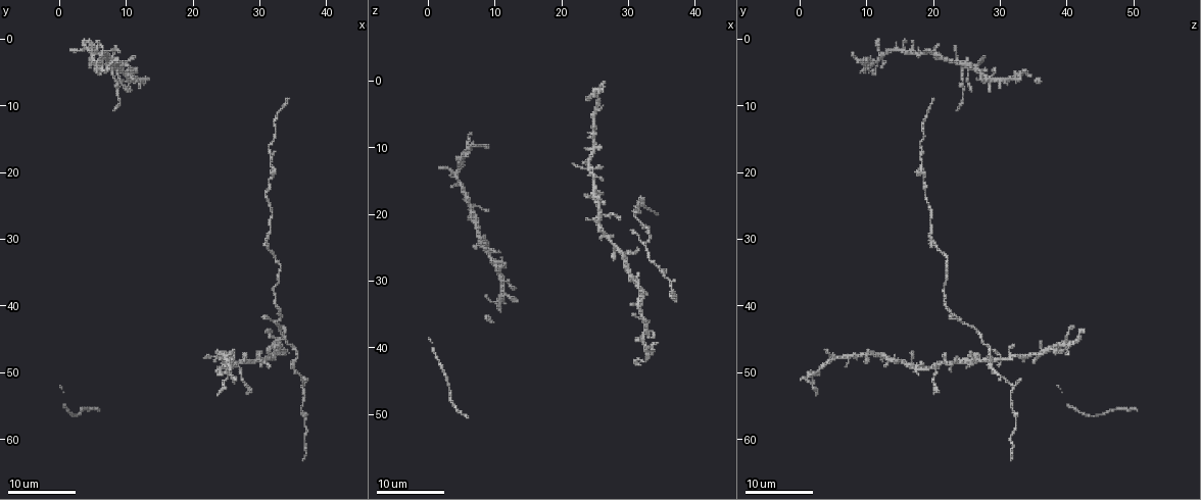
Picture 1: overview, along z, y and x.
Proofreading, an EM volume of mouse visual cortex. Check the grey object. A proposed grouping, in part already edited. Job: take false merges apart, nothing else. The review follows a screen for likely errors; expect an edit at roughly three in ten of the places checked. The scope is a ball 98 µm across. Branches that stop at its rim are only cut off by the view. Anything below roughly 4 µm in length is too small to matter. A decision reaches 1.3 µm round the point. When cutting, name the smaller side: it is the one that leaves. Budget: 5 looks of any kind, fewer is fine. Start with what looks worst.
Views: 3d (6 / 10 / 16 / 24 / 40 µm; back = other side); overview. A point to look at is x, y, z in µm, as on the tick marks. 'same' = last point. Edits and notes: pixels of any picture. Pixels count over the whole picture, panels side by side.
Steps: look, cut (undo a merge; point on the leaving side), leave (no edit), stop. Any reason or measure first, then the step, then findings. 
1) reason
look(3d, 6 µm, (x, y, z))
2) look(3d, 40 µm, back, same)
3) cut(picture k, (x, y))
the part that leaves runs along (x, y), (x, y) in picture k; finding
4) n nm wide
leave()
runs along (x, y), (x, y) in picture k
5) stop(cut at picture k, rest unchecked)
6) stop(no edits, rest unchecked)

looks like a crossing
look(3d, 16 µm, (31.5, 47.5, 31.0))

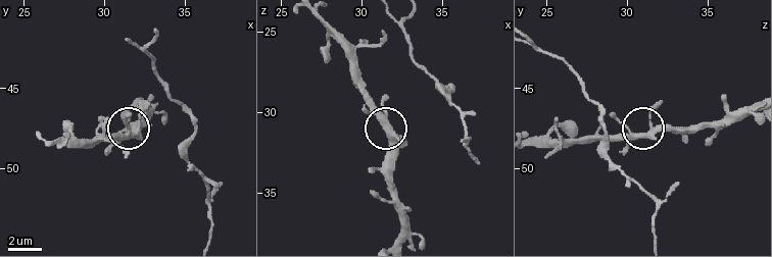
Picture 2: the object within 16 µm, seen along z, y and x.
look(3d, 10 µm, (31.2, 48.1, 30.5))

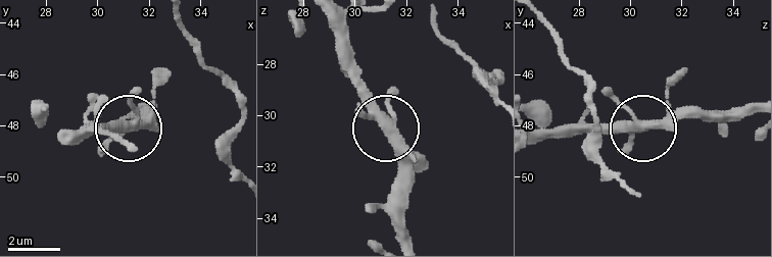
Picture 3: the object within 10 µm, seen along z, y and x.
4 arms
leave()
all the same neuron

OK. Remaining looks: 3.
four-way junction
look(3d, 16 µm, (8.0, 4.0, 24.0))

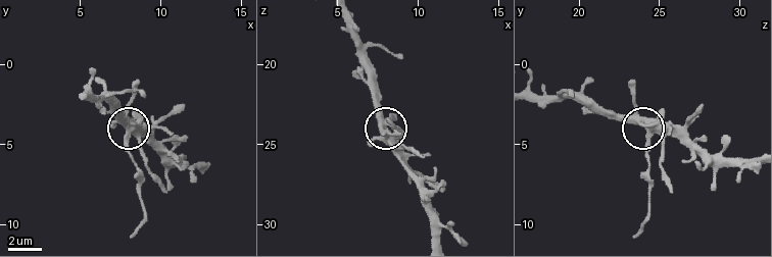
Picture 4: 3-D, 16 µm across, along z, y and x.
look(3d, 10 µm, (7.9, 4.2, 24.3))

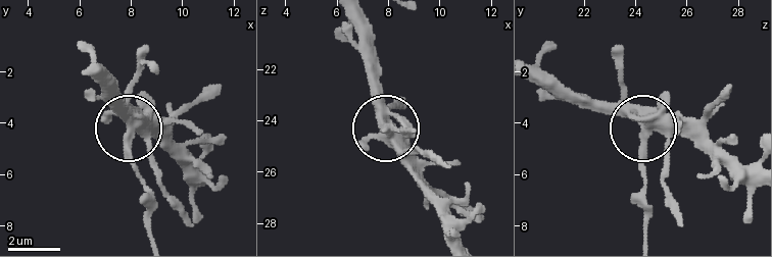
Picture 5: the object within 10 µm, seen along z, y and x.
4 arms
cut(picture 5, (137, 173))
the part that leaves runs along (133, 134), (133, 165), (152, 204), (152, 238) in picture 5; two neurons meet here

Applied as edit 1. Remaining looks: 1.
stop(cut at picture 5, rest unchecked)

